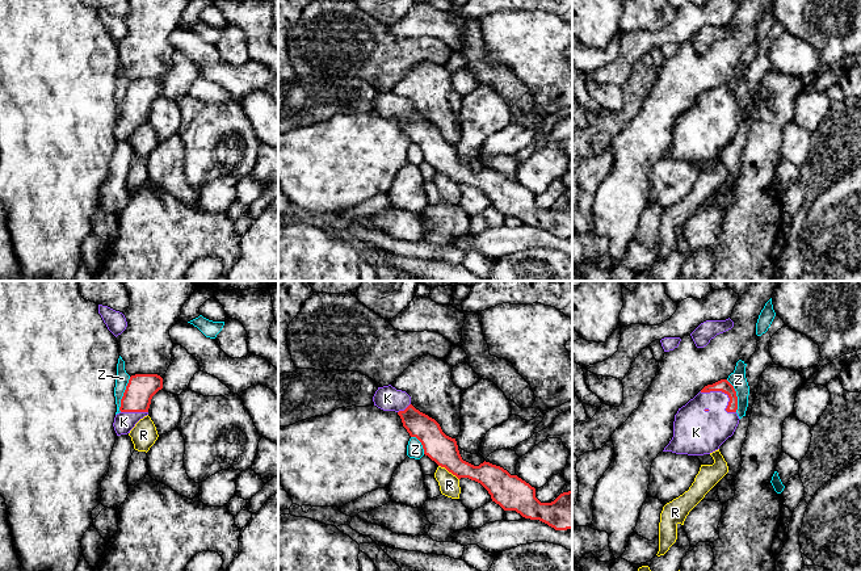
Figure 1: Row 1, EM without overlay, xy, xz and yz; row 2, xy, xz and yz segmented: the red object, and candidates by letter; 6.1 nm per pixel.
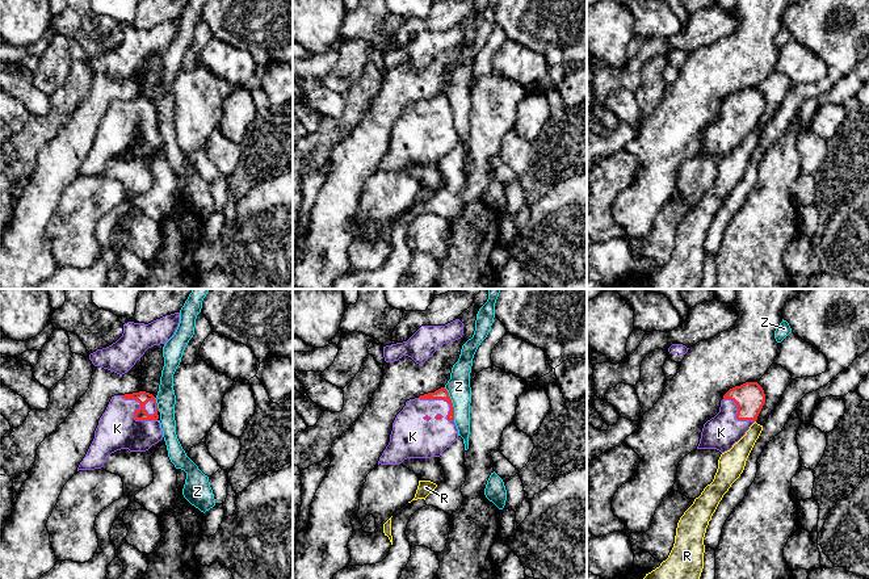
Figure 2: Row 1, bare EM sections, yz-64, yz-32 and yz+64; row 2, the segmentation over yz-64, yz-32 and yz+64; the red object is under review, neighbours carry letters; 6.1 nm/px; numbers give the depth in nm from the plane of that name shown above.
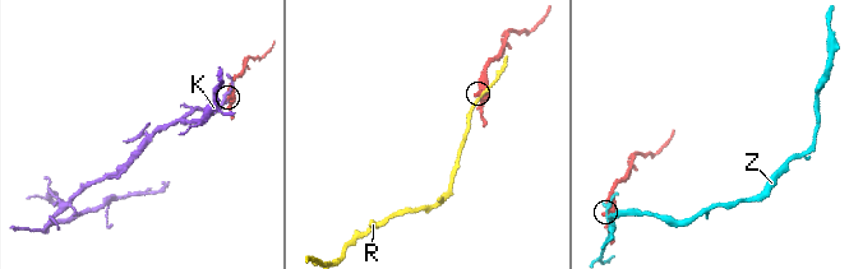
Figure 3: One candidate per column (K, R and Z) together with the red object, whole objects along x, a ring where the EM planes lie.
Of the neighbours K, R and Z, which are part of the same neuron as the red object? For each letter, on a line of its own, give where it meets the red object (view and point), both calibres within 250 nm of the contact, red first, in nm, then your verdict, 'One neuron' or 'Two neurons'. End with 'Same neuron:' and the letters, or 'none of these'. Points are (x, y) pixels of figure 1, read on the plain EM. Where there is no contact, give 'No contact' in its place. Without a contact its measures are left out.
K: Touches red at yz (726, 99). Thickness 80 nm (red) against 240 nm. One neuron
R: Touches red at xz (449, 177). Thickness 180 nm (red) against 130 nm. Two neurons
Z: Touches red at xy (124, 100). Thickness 180 nm (red) against 80 nm. Two neurons
Same neuron: K

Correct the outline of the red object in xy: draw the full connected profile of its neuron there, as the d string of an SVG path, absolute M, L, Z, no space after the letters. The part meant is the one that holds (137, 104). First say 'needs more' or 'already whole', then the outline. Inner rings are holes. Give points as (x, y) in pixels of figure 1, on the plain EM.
needs more; M158 80L131 81L121 105L119 119L114 123L117 142L127 140L135 130L148 121L152 102L163 95L163 84Z

